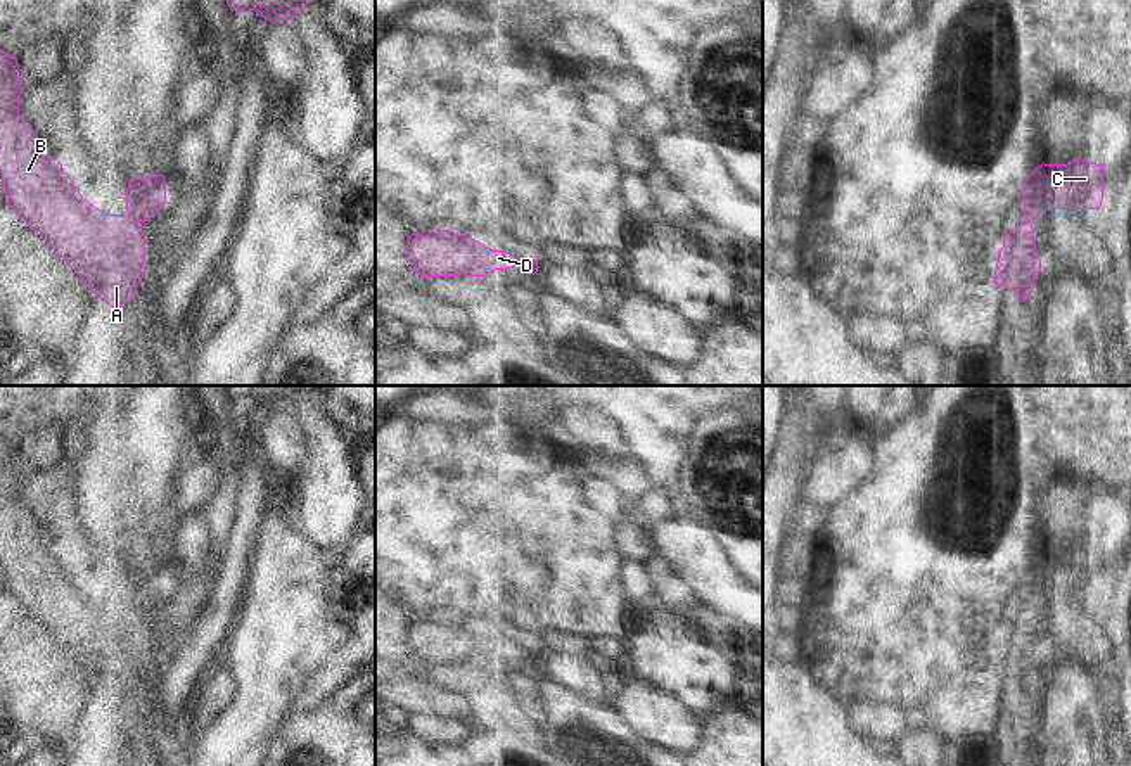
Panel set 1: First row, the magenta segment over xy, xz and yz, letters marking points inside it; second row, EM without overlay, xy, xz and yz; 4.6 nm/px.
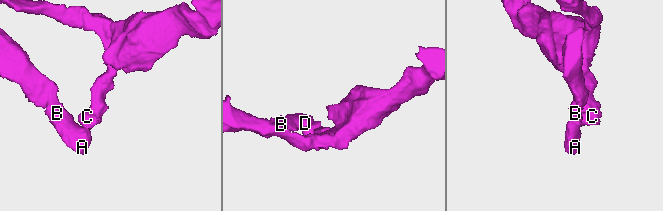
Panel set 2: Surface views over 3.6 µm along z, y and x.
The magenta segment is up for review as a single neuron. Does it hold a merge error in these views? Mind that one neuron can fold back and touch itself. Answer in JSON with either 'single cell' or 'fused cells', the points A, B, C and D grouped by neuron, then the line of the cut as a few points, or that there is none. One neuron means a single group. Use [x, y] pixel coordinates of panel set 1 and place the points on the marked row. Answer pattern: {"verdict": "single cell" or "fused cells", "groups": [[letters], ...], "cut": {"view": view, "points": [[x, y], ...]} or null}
{"verdict": "fused cells", "groups": [["A", "B", "D"], ["C"]], "cut": {"view": "xy", "points": [[128, 215], [135, 222]]}}

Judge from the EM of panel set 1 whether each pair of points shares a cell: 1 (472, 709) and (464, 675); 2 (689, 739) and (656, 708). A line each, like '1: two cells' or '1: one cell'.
1: two cells
2: one cell

